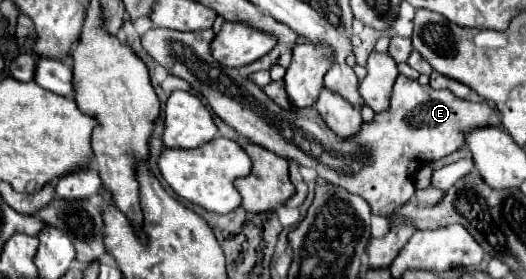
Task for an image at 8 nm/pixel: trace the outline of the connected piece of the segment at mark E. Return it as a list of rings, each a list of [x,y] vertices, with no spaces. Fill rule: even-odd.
[[[150,28],[142,36],[142,46],[170,74],[184,78],[196,92],[200,92],[208,100],[214,114],[220,116],[226,124],[230,124],[240,136],[268,148],[268,150],[272,150],[288,160],[296,160],[300,166],[314,168],[326,182],[338,184],[338,186],[346,188],[348,192],[362,196],[370,204],[372,214],[388,216],[398,206],[412,200],[412,196],[416,192],[414,174],[422,164],[440,160],[442,156],[448,156],[448,154],[460,150],[466,144],[466,134],[470,134],[472,130],[478,130],[482,126],[496,126],[500,120],[500,114],[488,102],[468,102],[468,100],[456,98],[448,90],[434,90],[432,86],[422,86],[422,84],[418,84],[418,80],[410,80],[410,78],[400,74],[394,82],[388,110],[378,112],[372,122],[364,122],[352,138],[342,138],[342,136],[336,136],[324,124],[324,120],[320,118],[320,114],[314,106],[304,108],[304,110],[294,110],[294,108],[284,110],[272,98],[268,98],[254,82],[240,76],[238,68],[220,66],[210,56],[210,40],[212,38],[214,38],[212,28],[202,30],[202,32],[200,30],[198,32],[176,32],[176,30],[168,30],[168,28]],[[332,158],[342,160],[344,170],[332,168],[332,166],[336,166],[336,164],[332,164]]]

